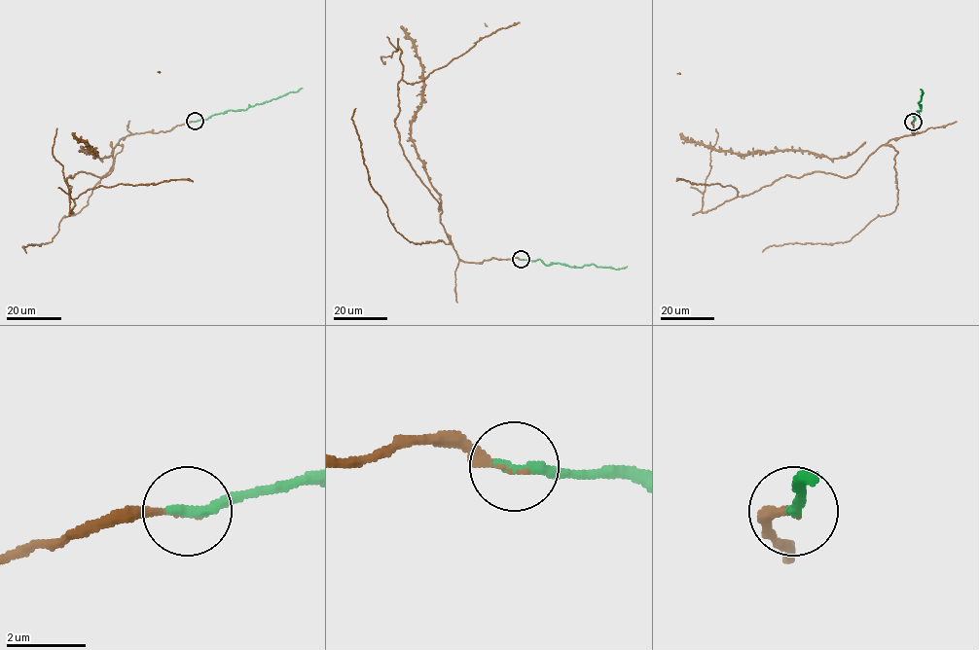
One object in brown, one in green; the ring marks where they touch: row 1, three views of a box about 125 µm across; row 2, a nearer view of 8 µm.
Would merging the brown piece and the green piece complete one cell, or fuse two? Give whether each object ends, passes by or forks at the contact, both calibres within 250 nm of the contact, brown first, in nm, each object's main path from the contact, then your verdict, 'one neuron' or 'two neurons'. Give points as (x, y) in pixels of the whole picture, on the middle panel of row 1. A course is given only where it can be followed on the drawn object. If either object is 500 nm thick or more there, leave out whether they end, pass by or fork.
brown ends | green ends | 120/300 nm | brown via (521, 260), (458, 258), (441, 204), (395, 126), (401, 80), (420, 82), (520, 22) | green via (521, 259), (539, 259), (547, 265), (565, 264), (575, 267), (596, 265), (616, 270), (627, 266) | one neuron

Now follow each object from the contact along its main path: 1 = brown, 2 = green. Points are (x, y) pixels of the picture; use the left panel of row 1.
1: (195, 121), (128, 134), (113, 149), (108, 174), (79, 171), (67, 178), (73, 198), (99, 186), (193, 181)
2: (195, 121), (229, 110), (245, 110), (302, 89)

